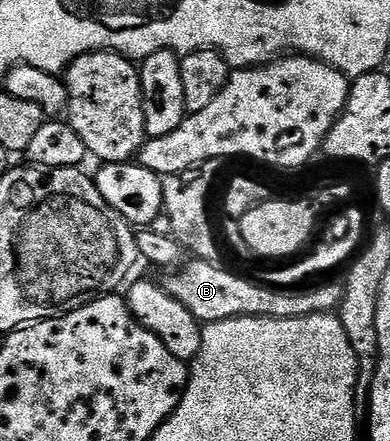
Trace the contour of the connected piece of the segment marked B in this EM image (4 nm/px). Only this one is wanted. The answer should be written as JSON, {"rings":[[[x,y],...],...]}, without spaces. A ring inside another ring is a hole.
{"rings":[[[188,261],[179,269],[173,270],[168,280],[163,280],[164,290],[170,293],[190,313],[201,325],[226,321],[227,319],[301,319],[304,315],[322,315],[332,313],[340,306],[340,299],[344,296],[343,286],[339,282],[324,283],[321,287],[312,287],[305,295],[295,295],[292,289],[277,289],[275,286],[263,287],[260,283],[251,283],[248,279],[243,279],[240,275],[235,275],[232,271],[223,271],[223,266],[215,263],[202,263],[199,261]]]}

